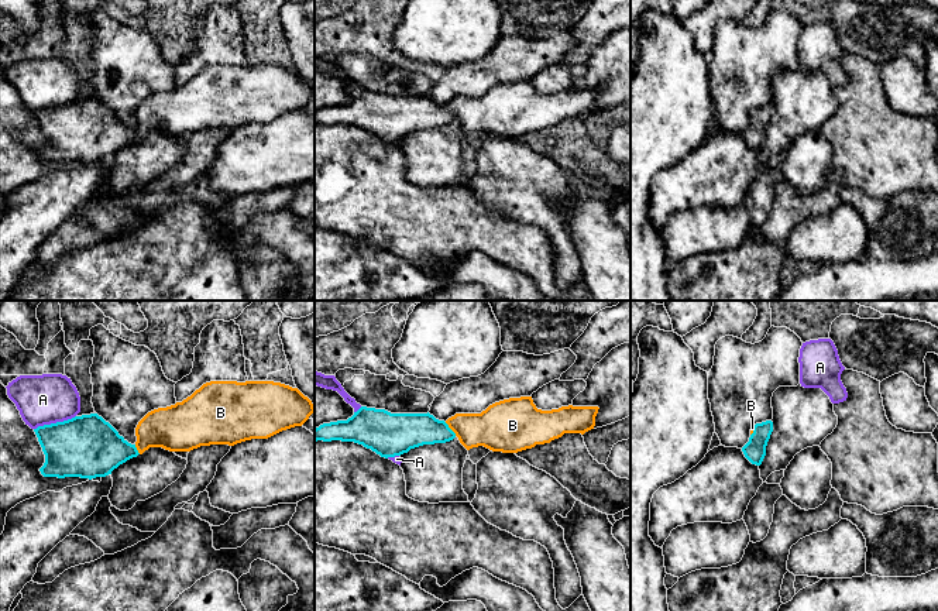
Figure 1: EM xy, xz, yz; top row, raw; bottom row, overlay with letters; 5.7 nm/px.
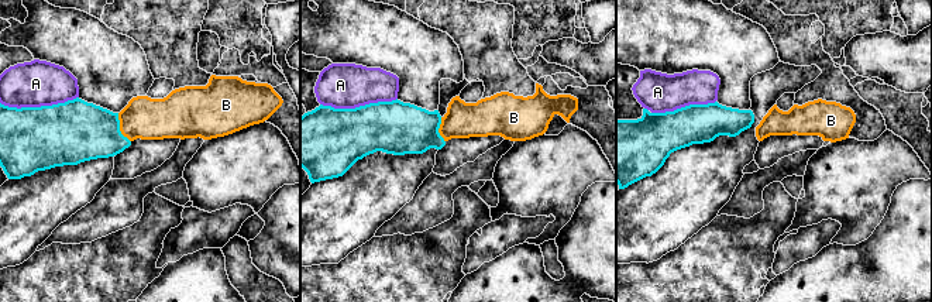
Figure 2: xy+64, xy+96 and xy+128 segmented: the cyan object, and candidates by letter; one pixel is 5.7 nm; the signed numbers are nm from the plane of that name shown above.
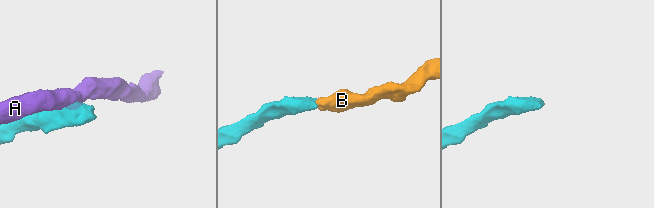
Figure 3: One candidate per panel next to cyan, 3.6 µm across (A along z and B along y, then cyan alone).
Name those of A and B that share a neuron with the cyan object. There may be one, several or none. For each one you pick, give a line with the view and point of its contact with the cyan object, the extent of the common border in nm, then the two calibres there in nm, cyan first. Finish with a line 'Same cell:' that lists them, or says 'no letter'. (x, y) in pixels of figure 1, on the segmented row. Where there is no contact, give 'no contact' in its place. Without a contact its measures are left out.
B: contact xz (450, 429); length 100 nm; calibres 200 and 240 nm
Same cell: B

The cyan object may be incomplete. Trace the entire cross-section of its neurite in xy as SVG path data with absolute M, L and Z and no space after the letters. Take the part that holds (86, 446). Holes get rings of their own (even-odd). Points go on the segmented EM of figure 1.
M210 381L203 384L182 402L148 412L137 425L134 444L97 413L34 429L45 454L39 468L44 477L96 478L111 474L127 460L142 454L150 447L169 452L190 452L200 446L229 444L268 439L282 430L302 426L315 412L312 401L298 388L274 381Z

